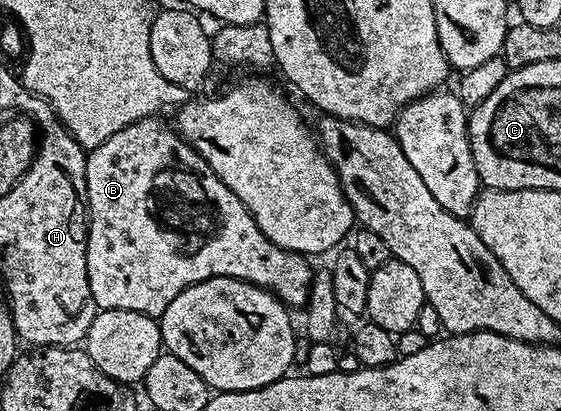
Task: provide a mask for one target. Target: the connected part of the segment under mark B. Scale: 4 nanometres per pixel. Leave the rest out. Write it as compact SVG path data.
M155 114L144 115L142 120L125 126L125 130L117 130L117 134L113 134L113 138L101 142L101 146L87 152L87 169L85 170L87 211L89 213L87 273L89 274L89 290L95 299L96 309L129 310L158 318L169 306L169 302L173 302L173 298L177 298L177 294L181 294L189 286L201 283L202 280L218 276L237 278L255 284L258 288L265 288L268 292L274 292L288 309L296 310L295 308L301 307L302 304L304 307L312 296L313 267L311 268L310 262L307 261L310 259L306 255L290 252L274 244L257 226L257 222L251 217L251 212L243 205L241 198L237 198L237 194L233 194L233 190L229 190L229 186L225 186L225 182L221 182L221 178L217 178L215 171L205 162L205 158L201 158L201 154L197 154L197 150L191 147L172 125L170 128L165 121L158 120L157 117L158 115Z

